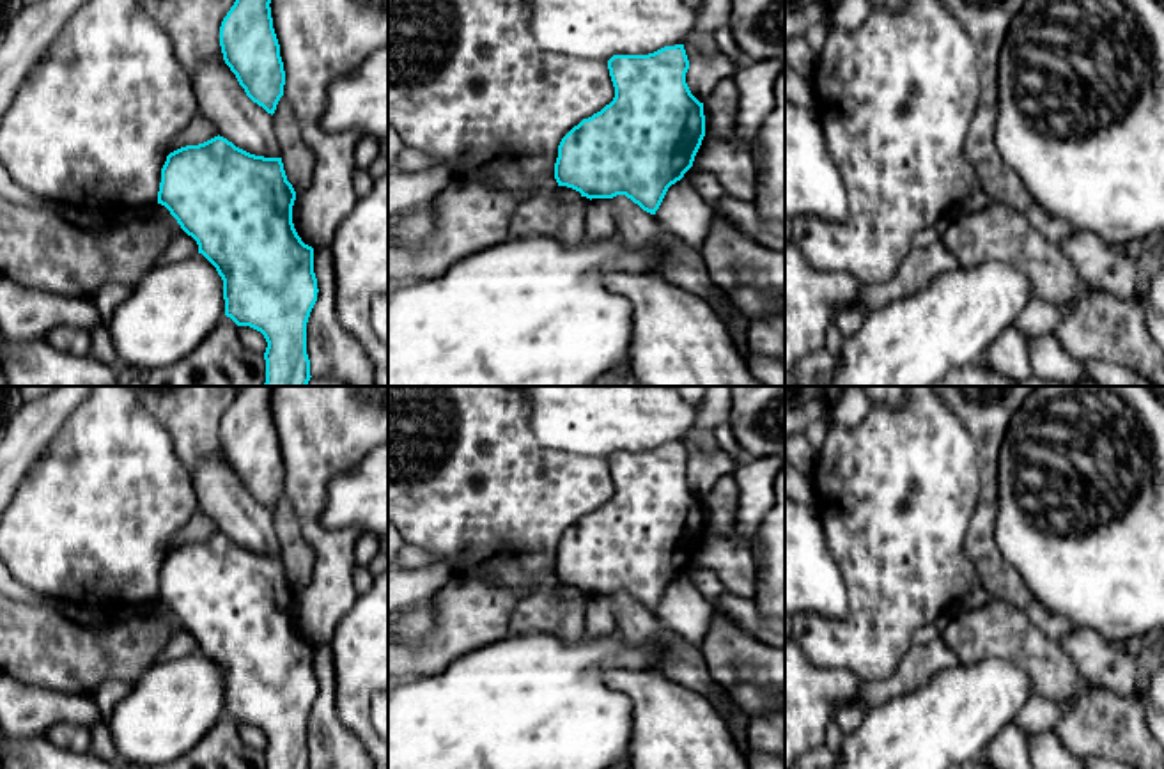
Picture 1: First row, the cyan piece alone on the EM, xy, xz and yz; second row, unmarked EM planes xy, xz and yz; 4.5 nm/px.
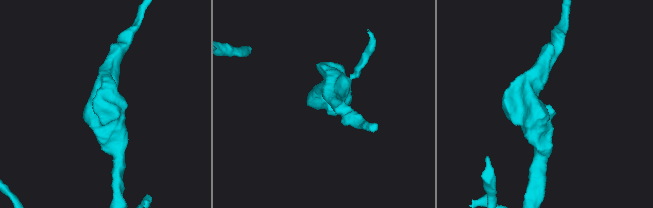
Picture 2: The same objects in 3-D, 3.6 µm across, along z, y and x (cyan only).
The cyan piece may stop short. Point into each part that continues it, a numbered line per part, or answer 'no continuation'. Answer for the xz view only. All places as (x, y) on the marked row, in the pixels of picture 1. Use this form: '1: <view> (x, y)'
no continuation

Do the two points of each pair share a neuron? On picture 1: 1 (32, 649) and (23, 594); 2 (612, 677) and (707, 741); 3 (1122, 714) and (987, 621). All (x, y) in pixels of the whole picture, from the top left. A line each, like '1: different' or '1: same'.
1: different
2: same
3: same

